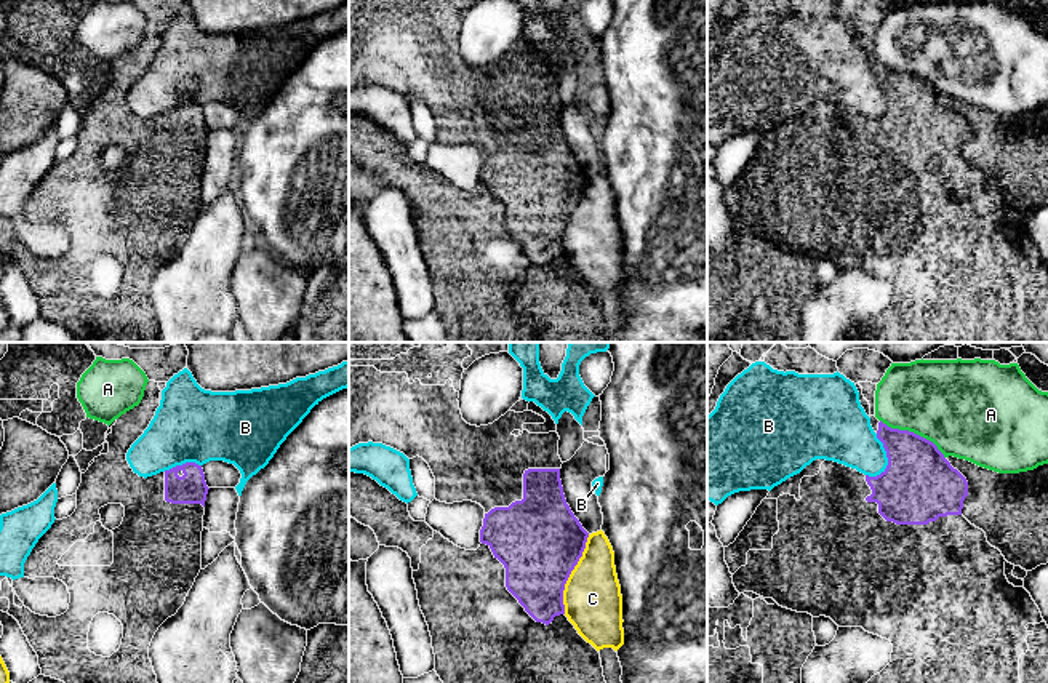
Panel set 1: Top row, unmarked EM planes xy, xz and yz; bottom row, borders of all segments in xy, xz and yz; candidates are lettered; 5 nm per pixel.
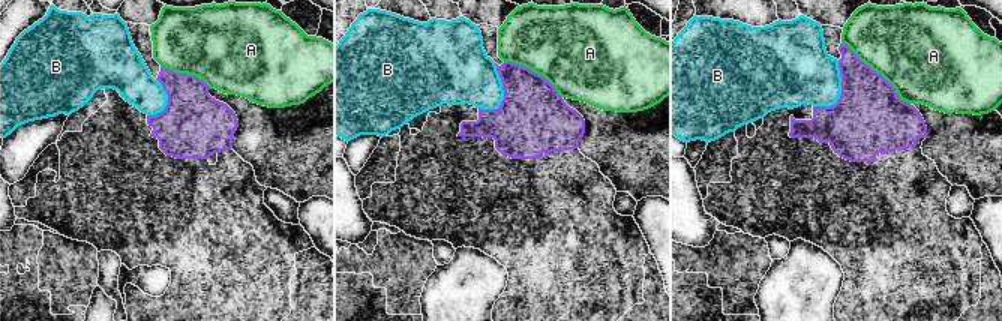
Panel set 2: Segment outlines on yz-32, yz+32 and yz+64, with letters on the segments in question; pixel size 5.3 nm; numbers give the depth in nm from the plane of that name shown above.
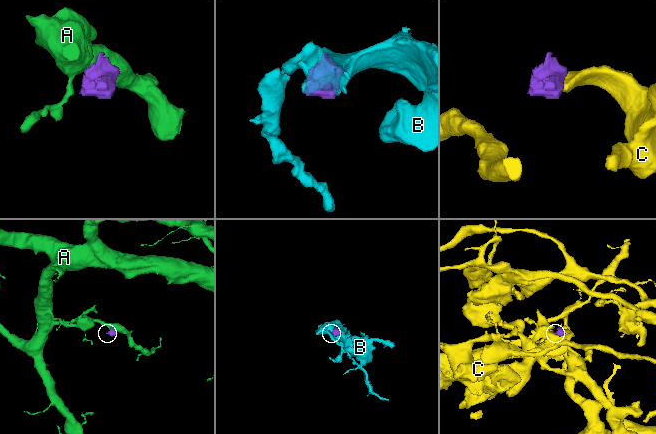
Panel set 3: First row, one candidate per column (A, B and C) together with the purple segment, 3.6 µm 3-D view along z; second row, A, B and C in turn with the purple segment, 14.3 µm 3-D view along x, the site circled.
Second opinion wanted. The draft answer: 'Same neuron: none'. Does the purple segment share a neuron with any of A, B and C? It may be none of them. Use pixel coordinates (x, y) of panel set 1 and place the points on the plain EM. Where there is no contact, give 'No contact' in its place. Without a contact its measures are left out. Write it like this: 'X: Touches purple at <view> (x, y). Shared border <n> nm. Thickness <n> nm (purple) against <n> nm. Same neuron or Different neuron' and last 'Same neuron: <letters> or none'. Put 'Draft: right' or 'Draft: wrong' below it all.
A: Touches purple at yz (912, 74). Shared border 380 nm. Thickness 360 nm (purple) against 440 nm. Different neuron
B: Touches purple at yz (888, 101). Shared border 220 nm. Thickness 380 nm (purple) against 280 nm. Different neuron
C: Touches purple at xz (570, 215). Shared border 420 nm. Thickness 440 nm (purple) against 300 nm. Different neuron
Same neuron: none
Draft: right

